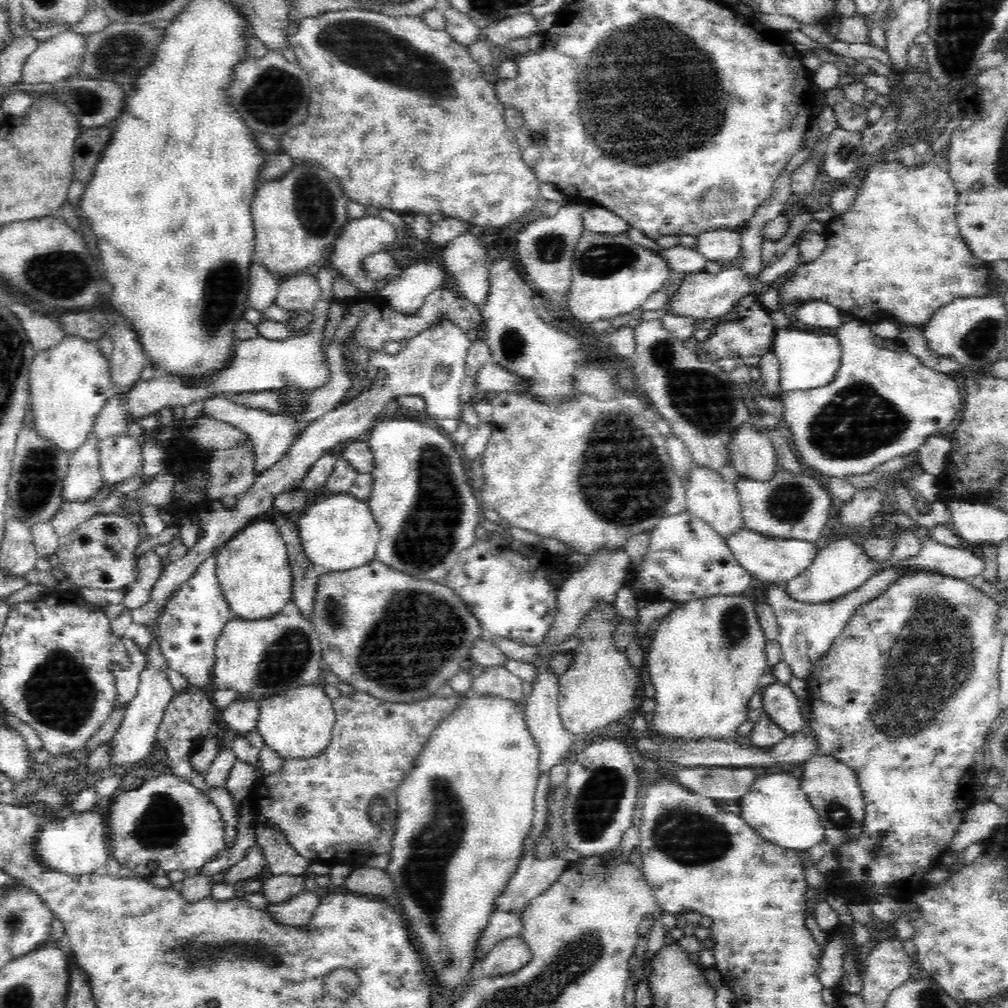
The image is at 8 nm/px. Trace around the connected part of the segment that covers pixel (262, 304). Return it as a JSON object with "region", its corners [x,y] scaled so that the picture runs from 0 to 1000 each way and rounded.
{"region":[[[252,262],[247,270],[248,286],[245,294],[245,305],[258,309],[273,302],[277,284],[272,272],[262,264]]]}

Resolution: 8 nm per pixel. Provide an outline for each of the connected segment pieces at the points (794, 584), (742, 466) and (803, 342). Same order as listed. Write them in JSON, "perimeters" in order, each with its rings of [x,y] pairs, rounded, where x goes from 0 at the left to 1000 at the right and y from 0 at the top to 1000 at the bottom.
{"perimeters":[[[[841,535],[827,537],[818,545],[813,546],[812,553],[808,556],[800,567],[796,567],[792,573],[778,579],[780,586],[790,594],[804,599],[815,599],[815,597],[827,597],[841,587],[849,587],[859,575],[865,573],[868,560],[856,550],[855,542]]],[[[743,420],[735,424],[723,444],[726,446],[725,459],[727,466],[731,467],[735,474],[754,479],[762,479],[769,476],[768,472],[772,470],[772,465],[774,464],[769,441],[760,432],[752,431],[747,421]]],[[[793,325],[771,326],[767,350],[772,354],[774,362],[771,393],[786,387],[802,387],[825,381],[835,357],[835,346],[827,332],[812,332]]]]}

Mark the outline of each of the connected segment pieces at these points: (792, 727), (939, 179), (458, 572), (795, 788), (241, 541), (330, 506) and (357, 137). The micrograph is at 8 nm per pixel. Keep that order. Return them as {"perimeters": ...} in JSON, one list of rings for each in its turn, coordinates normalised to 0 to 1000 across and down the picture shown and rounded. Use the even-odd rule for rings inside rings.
{"perimeters":[[[[771,677],[758,685],[758,705],[780,728],[790,726],[799,717],[794,693],[780,678]]],[[[886,158],[871,159],[869,162],[858,167],[858,171],[850,181],[851,196],[847,198],[843,210],[839,210],[835,216],[827,215],[825,222],[821,224],[821,246],[819,250],[808,258],[804,263],[794,264],[788,280],[780,282],[774,288],[774,296],[782,298],[782,296],[796,296],[799,300],[802,299],[817,299],[832,306],[835,311],[844,313],[846,315],[863,319],[864,317],[881,316],[881,313],[892,315],[900,321],[906,321],[912,326],[919,327],[919,323],[923,321],[923,317],[927,315],[927,312],[931,308],[935,308],[937,304],[944,302],[950,296],[971,295],[976,294],[983,285],[982,268],[984,265],[978,259],[966,253],[964,247],[958,242],[954,231],[952,231],[952,224],[950,223],[950,194],[952,190],[948,188],[940,165],[938,167],[933,165],[926,159],[914,159],[912,164],[899,165]]],[[[473,534],[466,544],[462,545],[456,550],[446,569],[437,578],[442,580],[458,594],[462,603],[474,614],[481,630],[502,631],[506,635],[524,641],[536,639],[554,611],[554,589],[556,589],[558,575],[560,575],[556,569],[560,565],[565,565],[563,552],[549,552],[546,548],[539,548],[534,542],[529,544],[529,550],[523,552],[518,548],[508,546],[506,542],[490,542],[488,538],[476,534]]],[[[783,766],[776,768],[762,768],[760,772],[750,773],[742,786],[733,792],[731,798],[734,800],[733,811],[742,816],[742,819],[751,825],[756,831],[771,837],[772,839],[787,844],[801,844],[817,834],[818,823],[815,819],[813,810],[806,802],[798,783],[794,780],[795,774],[788,772]]],[[[257,514],[238,526],[215,550],[216,575],[233,613],[268,615],[288,599],[292,572],[284,537],[275,519]]],[[[333,489],[328,494],[306,501],[289,519],[295,526],[308,559],[318,563],[323,568],[355,564],[372,556],[377,538],[375,519],[367,508],[365,499],[345,489]]],[[[350,9],[323,12],[300,20],[296,32],[288,35],[288,44],[295,56],[295,63],[306,73],[310,95],[308,95],[304,123],[298,123],[280,134],[278,142],[281,151],[293,158],[298,166],[309,163],[330,173],[342,196],[360,203],[368,202],[377,207],[385,206],[397,212],[409,211],[424,214],[435,212],[440,215],[456,216],[468,221],[475,230],[478,224],[498,226],[498,224],[516,220],[524,210],[533,208],[534,199],[537,197],[536,183],[538,181],[530,172],[530,168],[518,158],[516,142],[512,136],[513,130],[506,127],[502,121],[503,107],[494,98],[491,83],[482,80],[478,65],[468,59],[464,47],[454,44],[441,29],[428,29],[419,17],[384,16],[373,11]]]]}

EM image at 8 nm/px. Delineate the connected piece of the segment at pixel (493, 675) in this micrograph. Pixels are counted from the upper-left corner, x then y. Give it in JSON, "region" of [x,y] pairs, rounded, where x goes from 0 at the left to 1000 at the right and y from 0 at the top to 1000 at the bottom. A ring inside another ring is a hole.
{"region":[[[498,660],[481,662],[478,668],[468,673],[468,688],[489,688],[505,694],[519,695],[518,673]]]}

